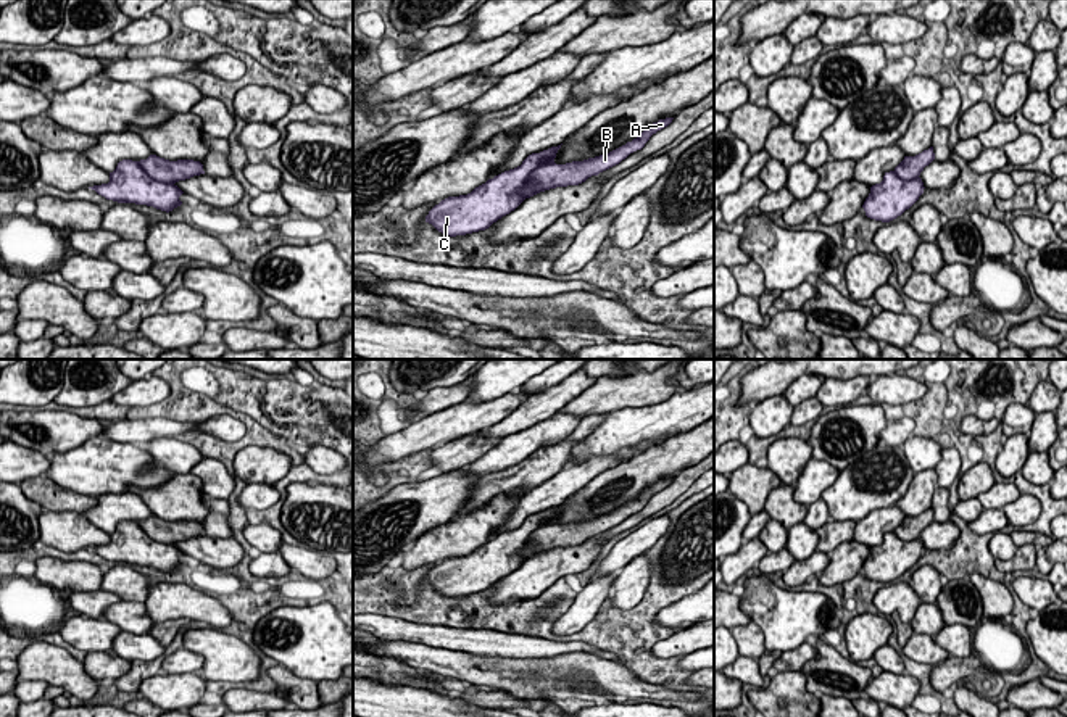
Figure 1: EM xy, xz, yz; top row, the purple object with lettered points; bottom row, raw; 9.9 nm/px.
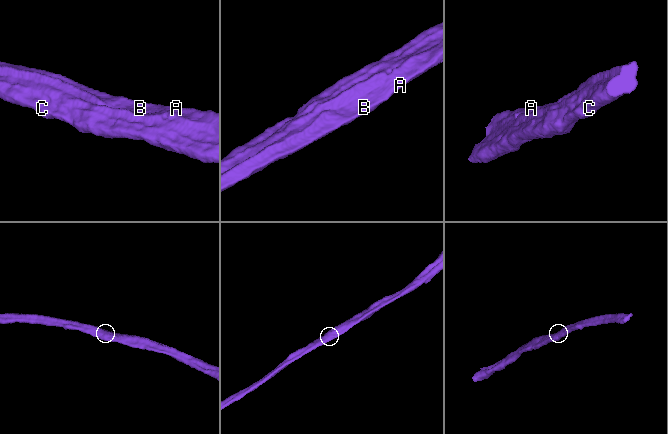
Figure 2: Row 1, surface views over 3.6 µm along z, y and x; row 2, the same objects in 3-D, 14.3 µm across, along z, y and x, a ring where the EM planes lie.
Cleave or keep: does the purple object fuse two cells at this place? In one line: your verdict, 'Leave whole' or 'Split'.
Leave whole

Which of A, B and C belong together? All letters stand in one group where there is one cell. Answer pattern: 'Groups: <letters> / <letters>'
Groups: A B C

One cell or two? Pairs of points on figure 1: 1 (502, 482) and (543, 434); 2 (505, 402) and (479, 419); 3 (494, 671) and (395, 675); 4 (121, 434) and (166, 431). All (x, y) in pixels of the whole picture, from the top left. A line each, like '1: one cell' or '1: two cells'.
1: two cells
2: one cell
3: two cells
4: one cell

